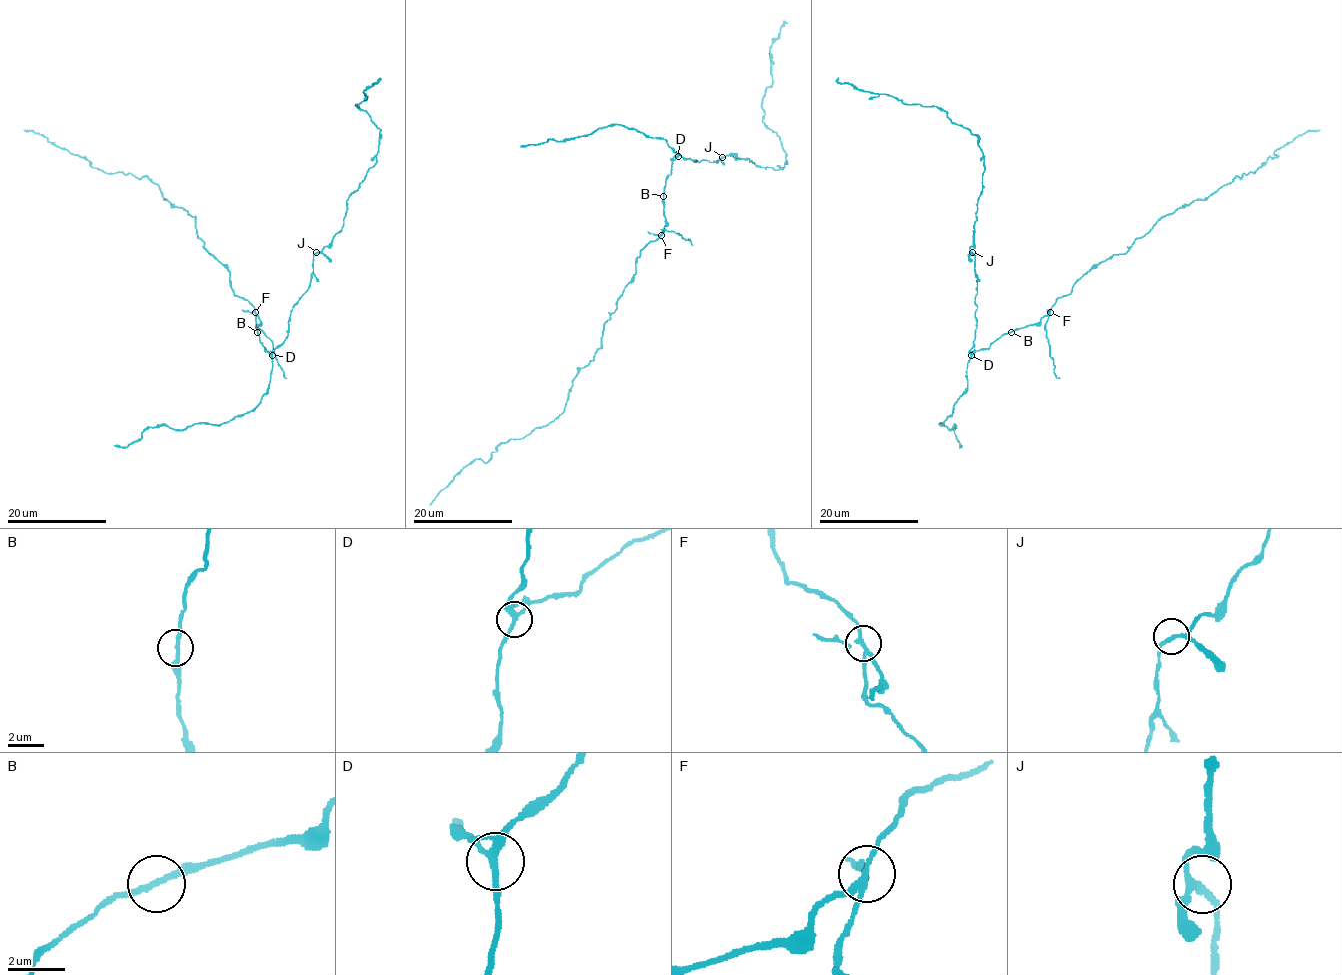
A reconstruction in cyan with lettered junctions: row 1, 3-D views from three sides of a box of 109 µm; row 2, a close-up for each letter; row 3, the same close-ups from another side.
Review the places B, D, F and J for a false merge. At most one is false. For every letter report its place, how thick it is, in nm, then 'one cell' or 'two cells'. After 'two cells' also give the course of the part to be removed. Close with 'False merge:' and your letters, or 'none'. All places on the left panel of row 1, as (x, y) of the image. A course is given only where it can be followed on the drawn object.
B: (257, 332) | 200 nm | one cell
D: (272, 355) | 240 nm | one cell
F: (255, 312) | 180 nm | two cells | (255, 312), (257, 328), (272, 342), (274, 355), (287, 378)
J: (316, 252) | 190 nm | one cell
False merge: F

